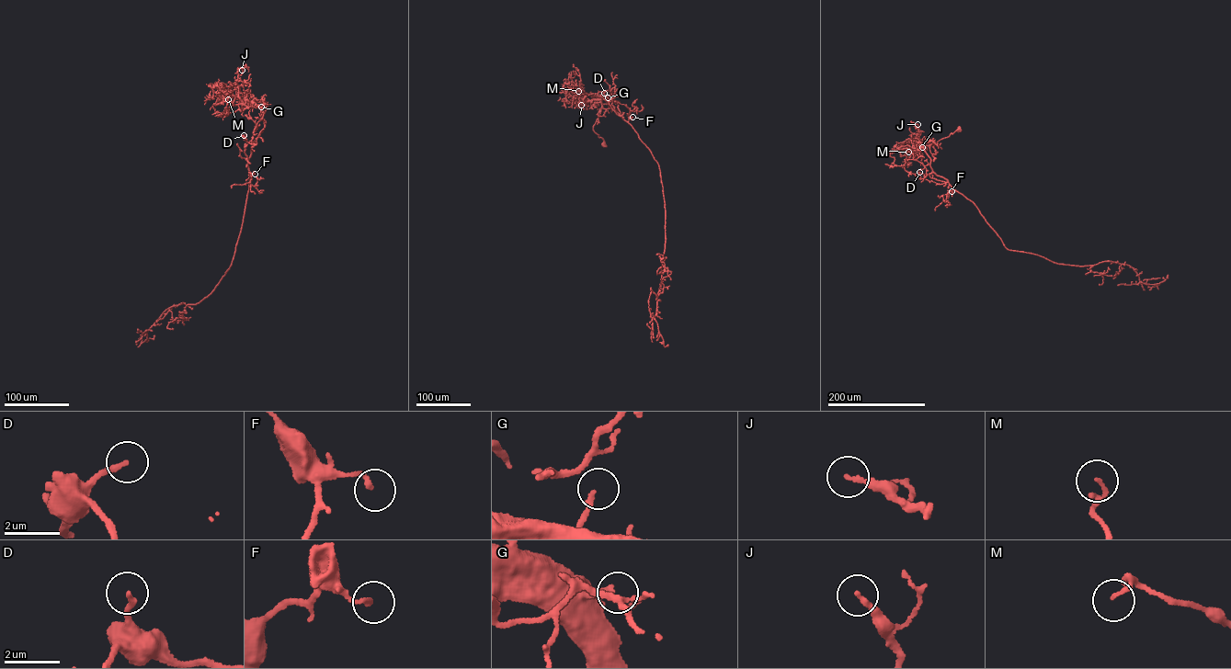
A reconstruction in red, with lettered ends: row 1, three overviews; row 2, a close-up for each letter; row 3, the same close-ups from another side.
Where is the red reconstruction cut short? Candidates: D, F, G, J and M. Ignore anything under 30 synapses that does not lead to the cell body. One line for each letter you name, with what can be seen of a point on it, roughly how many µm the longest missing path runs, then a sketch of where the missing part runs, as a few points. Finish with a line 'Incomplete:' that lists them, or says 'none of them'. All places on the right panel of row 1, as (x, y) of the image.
Incomplete: none of them

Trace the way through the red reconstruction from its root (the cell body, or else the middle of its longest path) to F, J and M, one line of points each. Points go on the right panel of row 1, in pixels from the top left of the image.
F: (958, 130), (935, 143), (921, 147), (930, 159), (932, 170), (946, 178), (953, 189), (951, 191)
J: (958, 130), (934, 144), (919, 147), (917, 124)
M: (958, 130), (934, 144), (917, 146), (912, 153), (908, 152)

